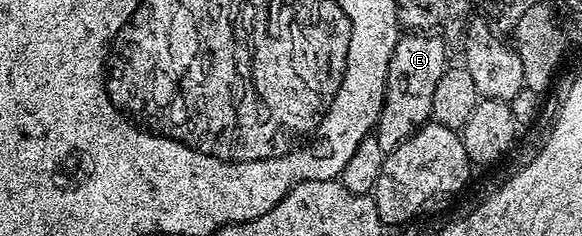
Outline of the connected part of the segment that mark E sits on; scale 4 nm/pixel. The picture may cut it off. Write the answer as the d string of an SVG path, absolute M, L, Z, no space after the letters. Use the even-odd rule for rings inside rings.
M402 34L392 50L392 58L388 62L388 78L386 79L386 97L382 99L382 109L378 115L376 135L380 146L386 152L392 151L400 142L407 140L417 128L431 119L432 94L436 94L436 82L446 73L446 44L438 34Z

